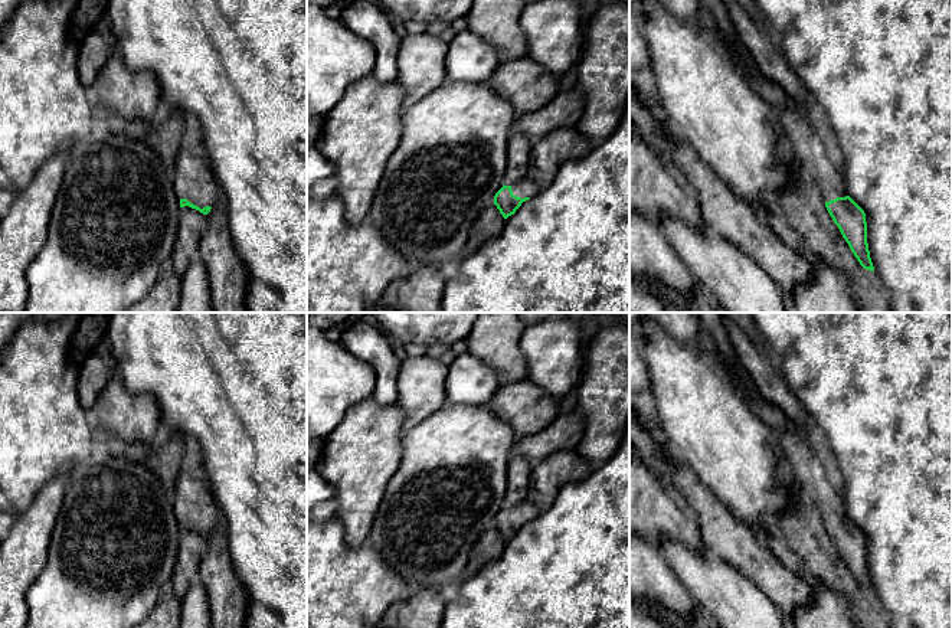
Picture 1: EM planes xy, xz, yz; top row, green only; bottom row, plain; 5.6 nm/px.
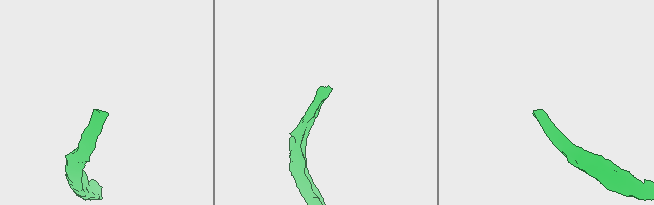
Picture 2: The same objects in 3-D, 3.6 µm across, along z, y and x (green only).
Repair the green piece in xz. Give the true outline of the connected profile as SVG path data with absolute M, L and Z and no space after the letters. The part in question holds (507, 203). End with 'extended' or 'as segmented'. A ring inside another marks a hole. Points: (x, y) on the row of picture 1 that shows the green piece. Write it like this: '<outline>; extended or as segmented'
M526 177L511 186L504 186L495 193L494 205L500 210L504 219L514 215L523 202L540 193L539 186Z; extended

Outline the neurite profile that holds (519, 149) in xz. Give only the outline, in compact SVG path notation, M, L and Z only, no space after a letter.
M513 131L507 147L508 163L503 179L504 186L516 184L527 177L531 147L533 141L527 135Z

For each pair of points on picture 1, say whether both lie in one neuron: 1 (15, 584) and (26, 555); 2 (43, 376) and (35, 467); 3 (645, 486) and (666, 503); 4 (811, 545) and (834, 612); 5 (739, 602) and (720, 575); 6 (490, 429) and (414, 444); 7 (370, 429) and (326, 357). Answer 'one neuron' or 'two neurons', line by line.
1: one neuron
2: one neuron
3: one neuron
4: two neurons
5: one neuron
6: one neuron
7: two neurons

